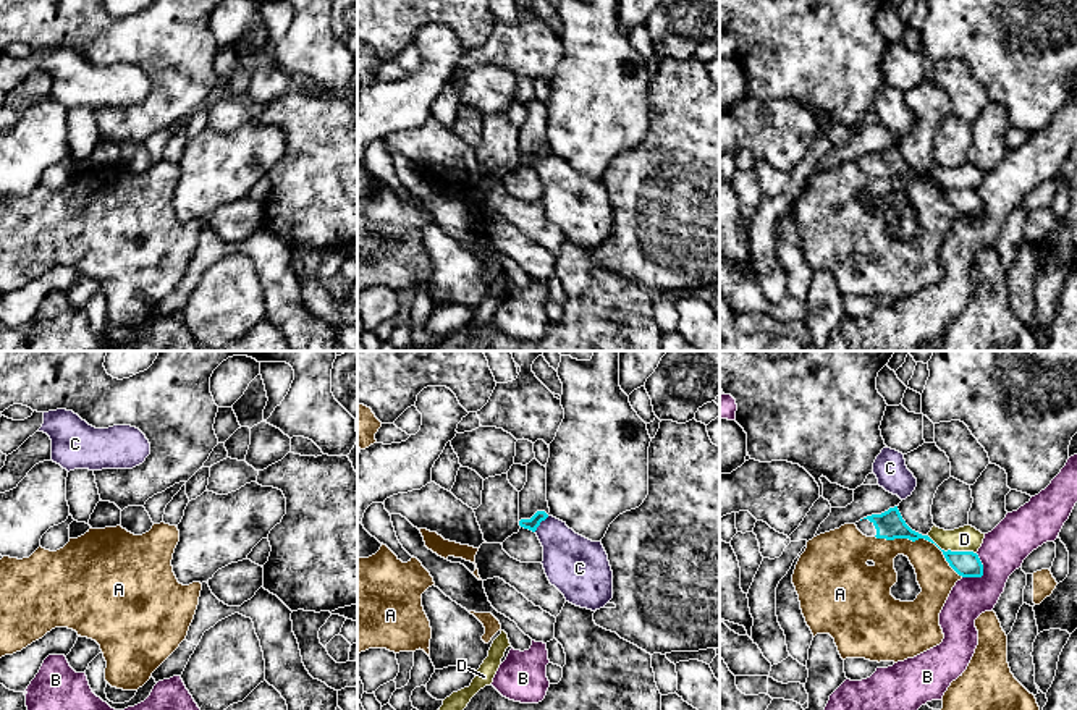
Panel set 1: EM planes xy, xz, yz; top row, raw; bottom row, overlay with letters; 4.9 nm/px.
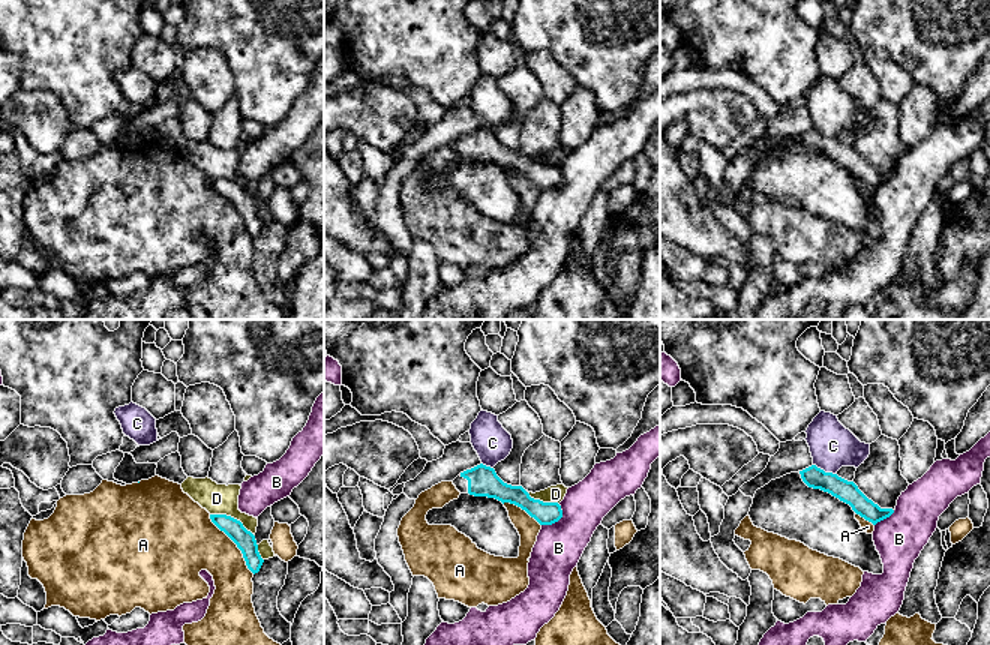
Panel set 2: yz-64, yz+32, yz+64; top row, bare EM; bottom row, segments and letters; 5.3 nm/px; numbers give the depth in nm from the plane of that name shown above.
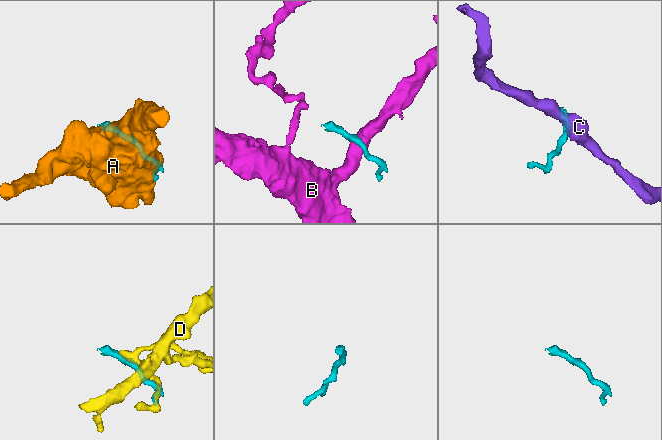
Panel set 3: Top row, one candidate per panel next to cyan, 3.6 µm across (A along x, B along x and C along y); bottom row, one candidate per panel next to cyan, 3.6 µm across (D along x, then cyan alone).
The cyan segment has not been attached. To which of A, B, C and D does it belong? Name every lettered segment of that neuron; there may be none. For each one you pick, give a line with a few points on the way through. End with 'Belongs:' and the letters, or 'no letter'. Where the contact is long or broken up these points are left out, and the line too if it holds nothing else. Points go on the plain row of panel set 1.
Belongs: no letter

